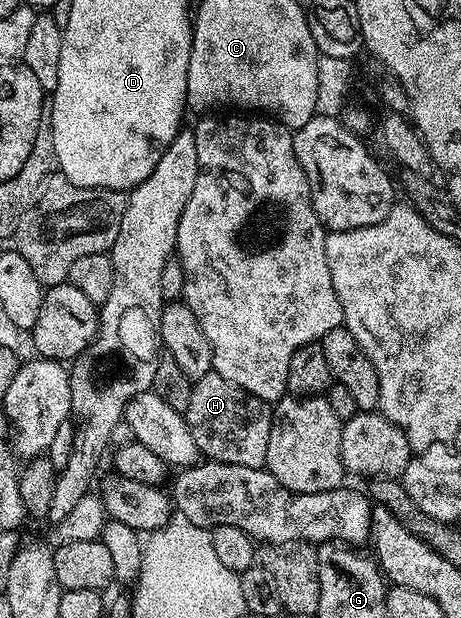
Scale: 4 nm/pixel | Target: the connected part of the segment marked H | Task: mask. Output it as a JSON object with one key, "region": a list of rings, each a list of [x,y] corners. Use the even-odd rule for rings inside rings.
{"region":[[[212,371],[193,382],[184,416],[188,431],[192,431],[192,439],[203,458],[253,469],[265,466],[268,431],[272,431],[271,402],[236,387],[236,383],[228,383],[224,375]]]}

